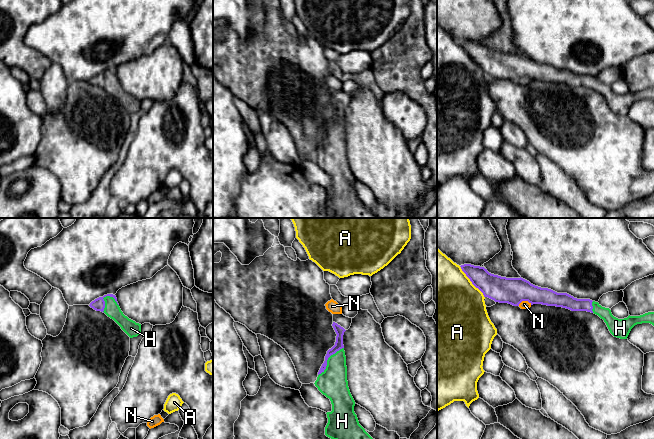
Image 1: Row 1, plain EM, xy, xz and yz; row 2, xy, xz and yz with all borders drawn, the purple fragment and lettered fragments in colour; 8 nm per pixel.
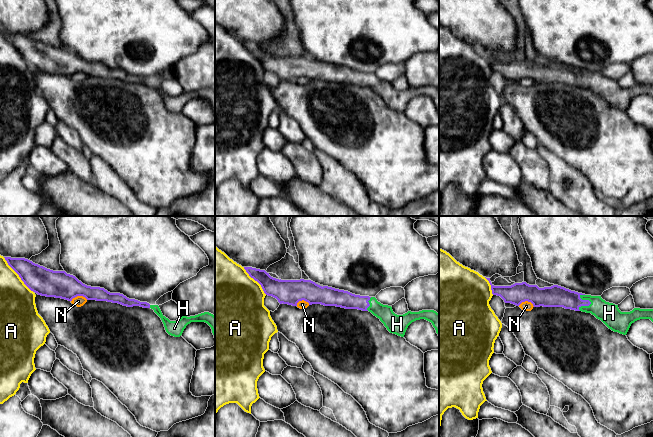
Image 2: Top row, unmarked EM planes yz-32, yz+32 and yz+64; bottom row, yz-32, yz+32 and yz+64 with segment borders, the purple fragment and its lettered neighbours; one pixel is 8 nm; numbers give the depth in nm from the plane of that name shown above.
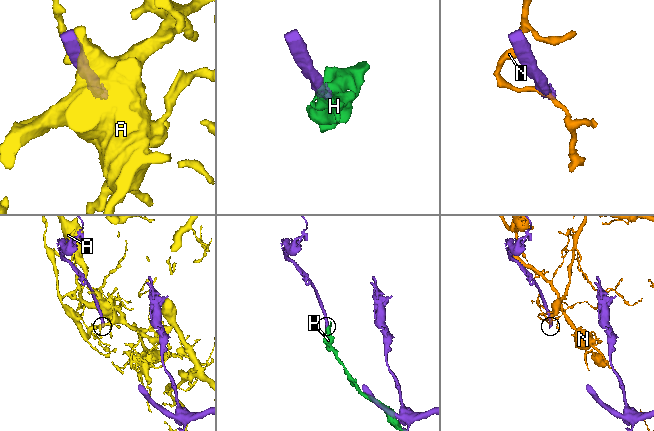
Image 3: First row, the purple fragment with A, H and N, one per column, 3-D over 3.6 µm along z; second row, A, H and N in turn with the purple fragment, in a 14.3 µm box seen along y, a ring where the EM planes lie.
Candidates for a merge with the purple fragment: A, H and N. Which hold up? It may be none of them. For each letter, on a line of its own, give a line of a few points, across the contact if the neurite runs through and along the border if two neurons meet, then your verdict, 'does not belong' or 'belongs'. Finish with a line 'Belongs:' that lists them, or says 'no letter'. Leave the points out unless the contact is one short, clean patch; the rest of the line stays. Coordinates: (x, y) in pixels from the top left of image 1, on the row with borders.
A: does not belong
H: xz (339, 331), (339, 347), (327, 359), (332, 364), (332, 383) | belongs
N: yz (531, 303), (522, 301), (518, 305) | does not belong
Belongs: H

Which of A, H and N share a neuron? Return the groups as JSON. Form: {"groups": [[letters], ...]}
{"groups": [["A"], ["H"], ["N"]]}

